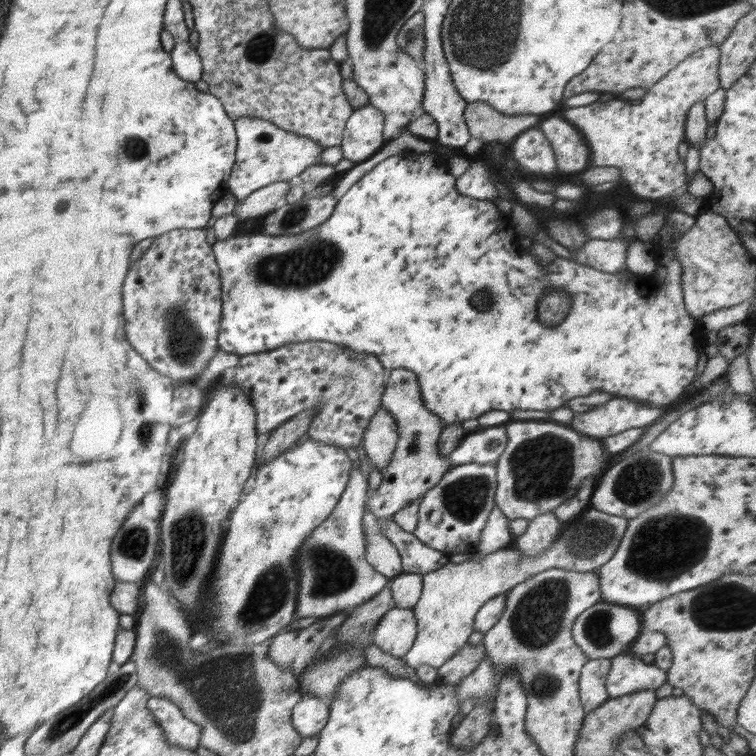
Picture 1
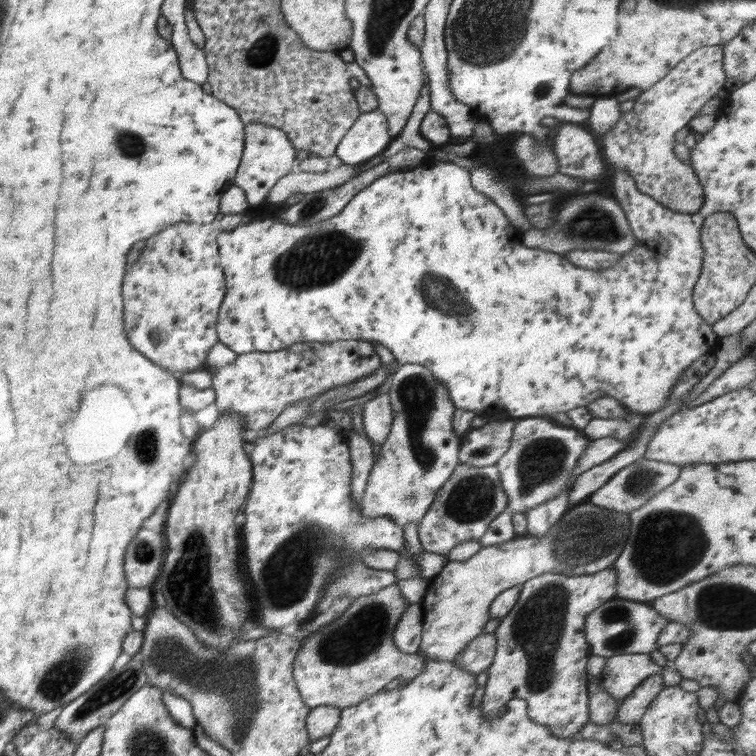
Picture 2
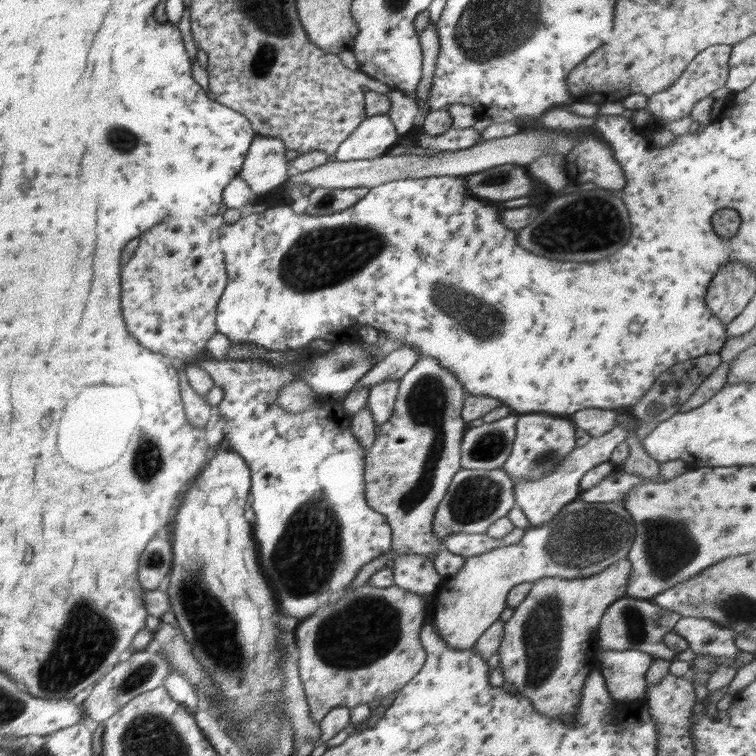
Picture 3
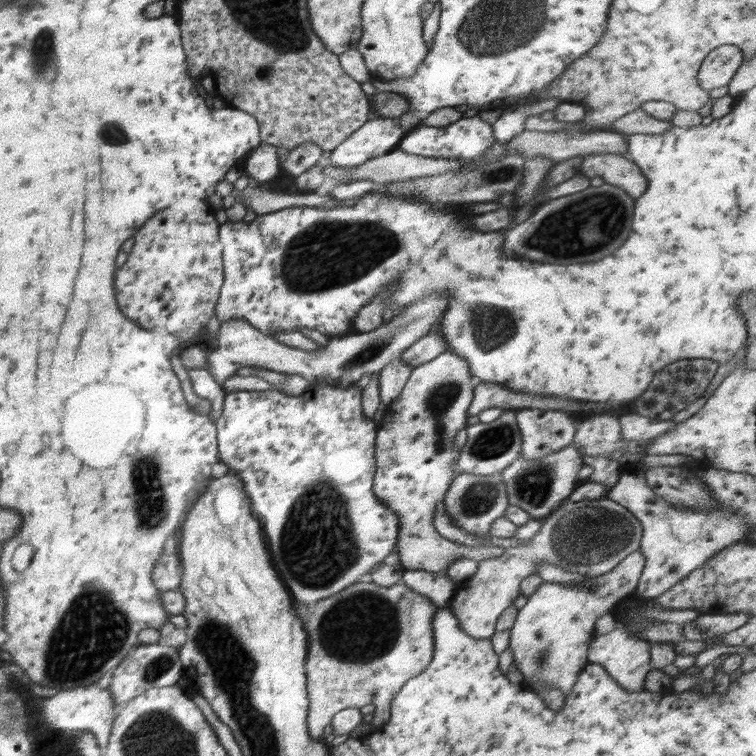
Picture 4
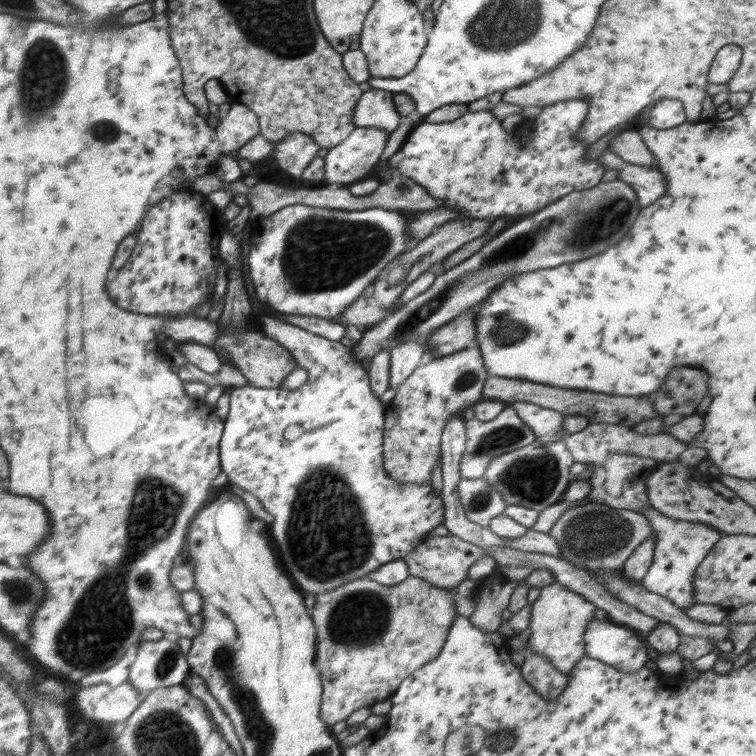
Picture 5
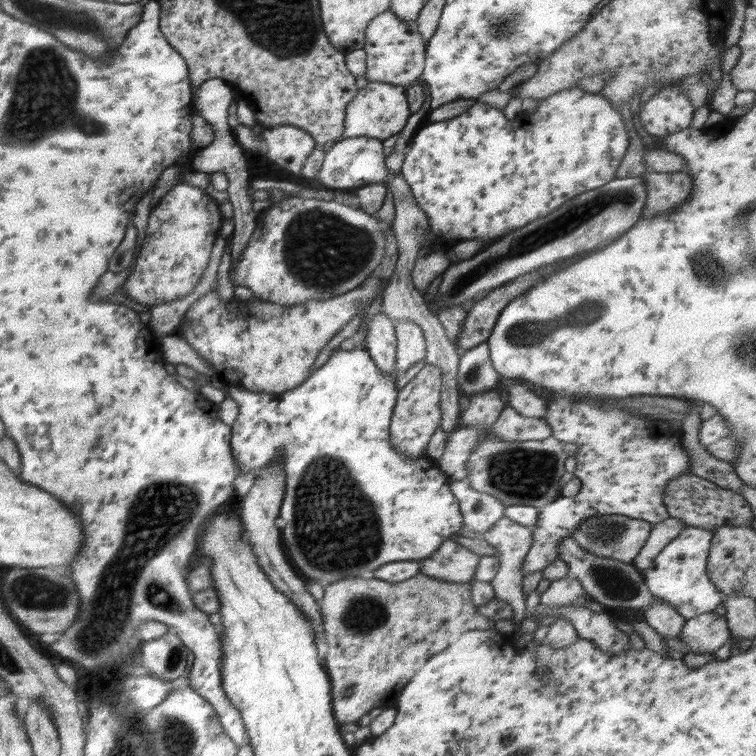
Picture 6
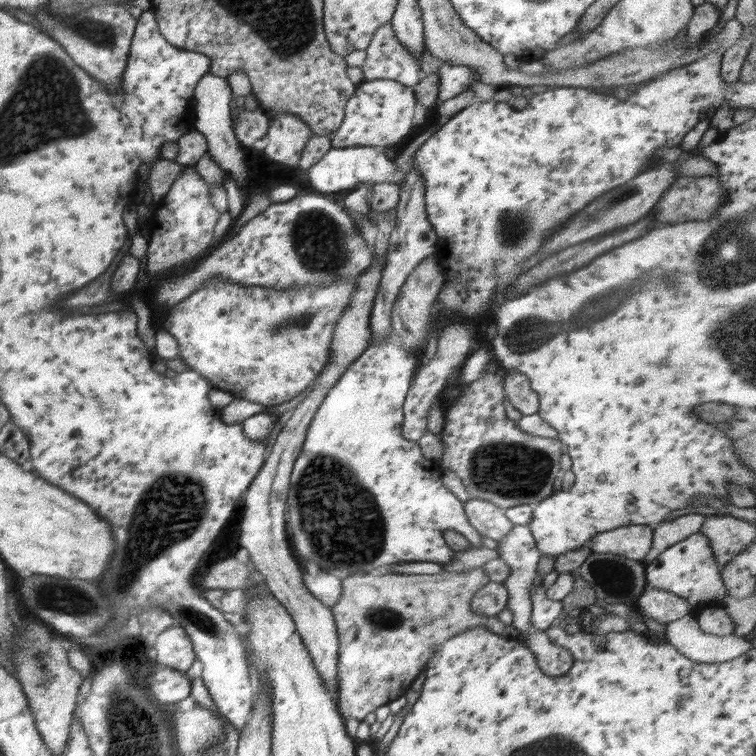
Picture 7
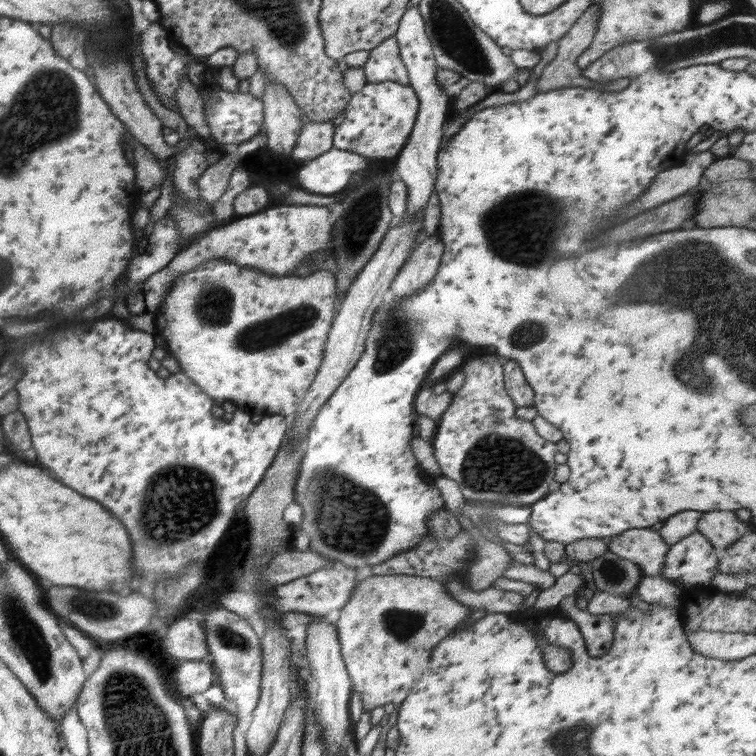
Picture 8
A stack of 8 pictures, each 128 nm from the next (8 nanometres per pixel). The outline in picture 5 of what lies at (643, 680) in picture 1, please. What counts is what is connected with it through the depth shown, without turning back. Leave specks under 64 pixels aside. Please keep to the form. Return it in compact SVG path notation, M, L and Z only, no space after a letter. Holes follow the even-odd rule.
M593 618L584 631L585 656L617 668L638 672L651 664L642 637L632 628Z

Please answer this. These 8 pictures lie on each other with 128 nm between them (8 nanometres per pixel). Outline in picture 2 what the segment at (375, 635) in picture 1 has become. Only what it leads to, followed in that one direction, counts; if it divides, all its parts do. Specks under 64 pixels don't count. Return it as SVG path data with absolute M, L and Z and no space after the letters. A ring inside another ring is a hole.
M411 604L401 614L394 632L392 633L394 646L404 654L414 654L421 643L423 605Z

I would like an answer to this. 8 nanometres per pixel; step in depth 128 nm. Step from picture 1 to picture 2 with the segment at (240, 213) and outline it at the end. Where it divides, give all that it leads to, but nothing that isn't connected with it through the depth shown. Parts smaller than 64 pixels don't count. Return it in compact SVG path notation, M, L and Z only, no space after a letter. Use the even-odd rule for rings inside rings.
M343 164L334 169L333 167L324 172L300 172L294 170L280 178L280 180L270 188L264 202L266 204L280 204L296 194L318 192L324 189L340 186L351 178L360 174L361 164Z

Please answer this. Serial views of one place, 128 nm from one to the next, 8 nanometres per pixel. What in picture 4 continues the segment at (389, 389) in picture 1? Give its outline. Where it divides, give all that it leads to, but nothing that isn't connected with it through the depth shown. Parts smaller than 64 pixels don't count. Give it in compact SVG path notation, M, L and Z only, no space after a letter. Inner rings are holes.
M450 351L435 356L432 360L420 364L412 370L406 385L398 398L387 407L384 419L376 431L376 472L373 478L373 493L399 518L398 538L392 552L393 560L399 561L405 569L425 570L446 576L446 568L456 558L471 558L476 562L500 556L504 549L494 545L480 549L469 549L442 537L434 529L433 516L436 504L445 497L453 480L453 466L459 459L459 453L452 441L456 433L466 428L474 389L479 380L470 375L470 365L463 356Z

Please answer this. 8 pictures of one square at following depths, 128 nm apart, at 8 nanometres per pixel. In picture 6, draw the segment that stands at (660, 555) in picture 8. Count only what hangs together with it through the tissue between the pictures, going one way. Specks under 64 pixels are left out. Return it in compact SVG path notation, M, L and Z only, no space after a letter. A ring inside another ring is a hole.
M617 514L596 515L582 520L579 527L576 527L571 532L569 538L574 540L582 550L593 553L596 556L631 562L645 545L652 529L653 525L651 523L636 517Z

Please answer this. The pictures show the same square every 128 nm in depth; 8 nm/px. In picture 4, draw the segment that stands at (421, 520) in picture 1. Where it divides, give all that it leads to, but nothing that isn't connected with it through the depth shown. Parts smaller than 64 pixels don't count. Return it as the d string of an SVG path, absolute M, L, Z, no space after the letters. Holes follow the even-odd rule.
M458 473L450 483L450 488L443 498L446 514L450 522L466 532L482 532L488 534L492 523L505 516L505 510L511 505L507 490L500 473L478 476L474 473Z

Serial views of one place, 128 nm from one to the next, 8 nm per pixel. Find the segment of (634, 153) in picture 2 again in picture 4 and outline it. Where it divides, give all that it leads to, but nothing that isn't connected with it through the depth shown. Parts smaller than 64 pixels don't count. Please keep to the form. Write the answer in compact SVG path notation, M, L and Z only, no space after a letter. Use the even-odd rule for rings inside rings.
M733 44L714 48L699 65L697 72L699 87L710 92L714 88L726 86L743 63L743 58L743 52Z

